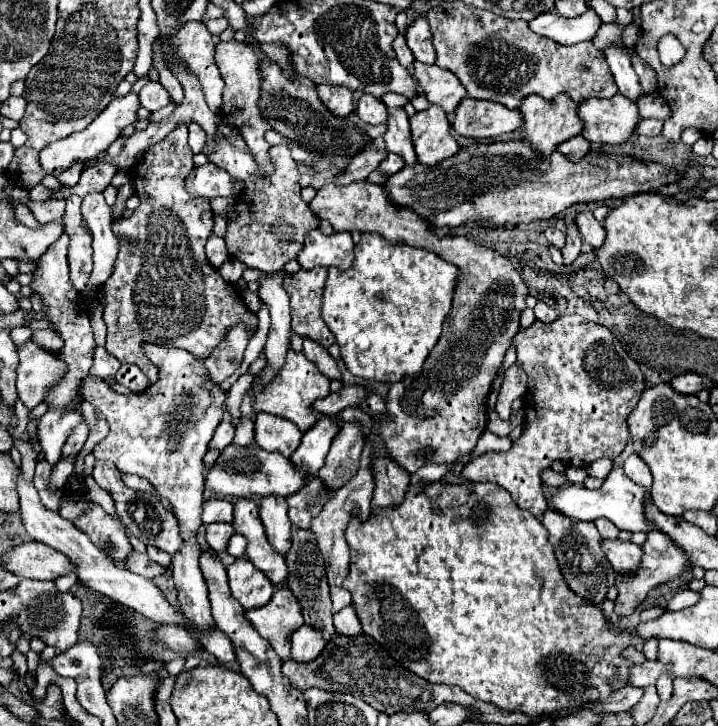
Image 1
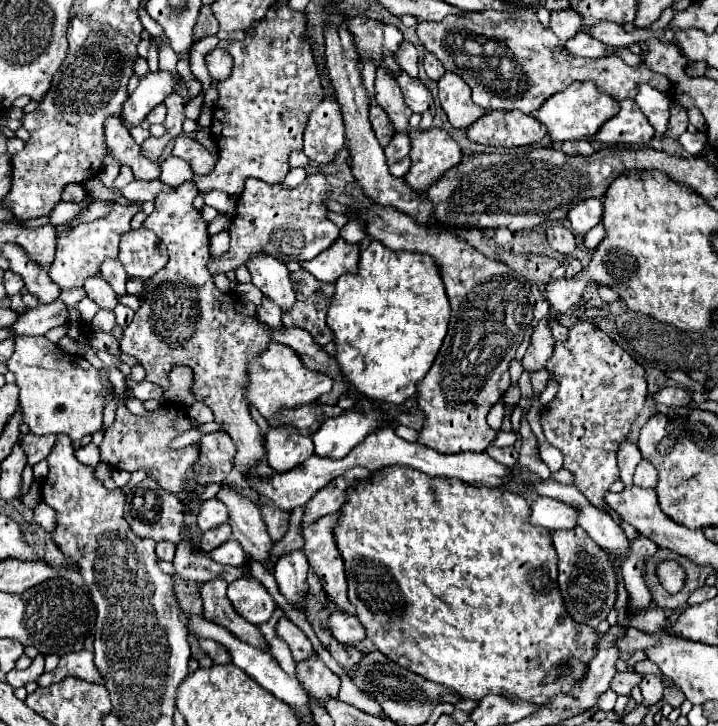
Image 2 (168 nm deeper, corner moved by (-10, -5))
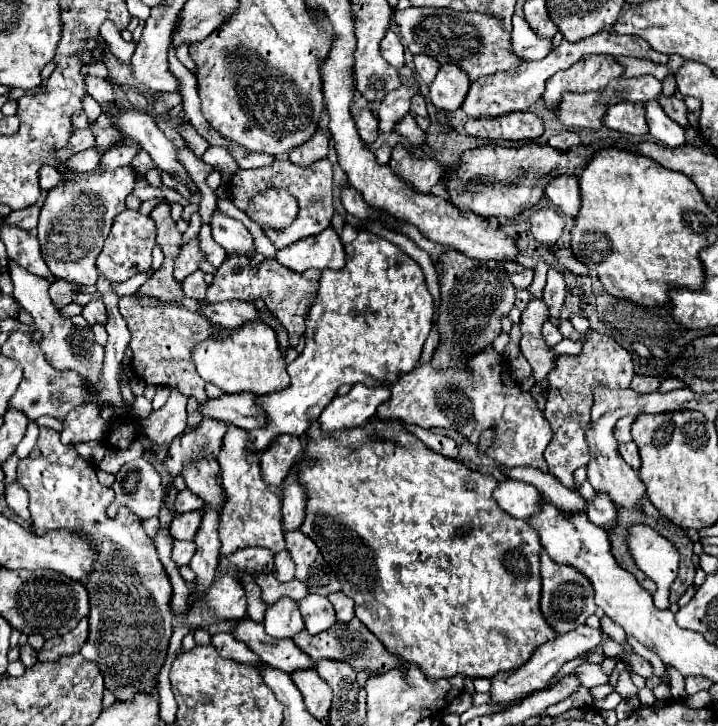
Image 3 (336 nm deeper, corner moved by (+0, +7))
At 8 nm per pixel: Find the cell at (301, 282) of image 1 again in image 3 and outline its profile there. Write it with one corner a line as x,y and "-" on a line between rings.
226,256
218,272
214,274
214,282
208,286
206,300
208,302
226,302
226,300
242,300
242,302
254,302
256,298
262,298
266,302
266,308
280,320
280,324
288,332
288,342
292,346
298,344
298,340
304,336
306,328
306,316
314,302
316,290
320,286
320,272
318,270
306,270
306,272
294,272
286,266
282,266
274,258
266,258
258,270
250,266
244,256

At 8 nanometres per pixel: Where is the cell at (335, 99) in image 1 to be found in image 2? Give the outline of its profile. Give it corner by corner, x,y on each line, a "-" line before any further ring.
324,98
310,114
310,124
304,132
304,154
314,166
332,162
344,148
342,112
334,98

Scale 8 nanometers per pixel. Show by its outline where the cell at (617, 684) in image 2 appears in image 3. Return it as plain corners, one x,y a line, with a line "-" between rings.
582,664
582,666
578,666
574,670
574,674
580,676
580,682
586,688
608,684
610,682
610,674
600,664

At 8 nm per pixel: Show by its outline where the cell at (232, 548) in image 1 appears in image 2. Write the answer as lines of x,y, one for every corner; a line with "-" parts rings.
230,538
226,544
214,548
214,552
210,552
210,558
218,564
242,566
246,562
246,552
242,550
242,546
234,538

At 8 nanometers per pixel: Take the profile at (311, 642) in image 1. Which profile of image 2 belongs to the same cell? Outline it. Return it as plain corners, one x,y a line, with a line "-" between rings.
318,656
296,664
296,678
308,692
308,696
314,698
320,706
324,706
328,698
338,696
340,678
332,670
328,670

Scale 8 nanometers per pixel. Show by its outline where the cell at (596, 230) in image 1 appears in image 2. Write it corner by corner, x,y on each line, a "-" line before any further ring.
588,198
568,212
568,220
572,224
572,230
578,234
586,234
590,228
600,224
602,220
602,202
598,198

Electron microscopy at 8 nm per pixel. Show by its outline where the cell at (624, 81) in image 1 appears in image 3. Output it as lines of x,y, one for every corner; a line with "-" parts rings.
656,100
644,102
644,110
646,110
646,122
650,126
650,134
658,142
662,142
670,148
678,148
678,146
686,144
684,128
680,124
676,124
674,120
670,120

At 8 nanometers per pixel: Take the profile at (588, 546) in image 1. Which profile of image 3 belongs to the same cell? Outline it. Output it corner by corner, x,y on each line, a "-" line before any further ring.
542,550
540,560
542,560
542,566
540,566
540,570
542,570
542,602
540,602
540,608
544,610
544,618
548,620
548,624
552,624
552,628
556,628
558,634
566,634
566,632
574,630
576,626
584,624
584,620
590,614
594,614
596,604
594,604
592,582
580,570
554,562
546,554
546,550

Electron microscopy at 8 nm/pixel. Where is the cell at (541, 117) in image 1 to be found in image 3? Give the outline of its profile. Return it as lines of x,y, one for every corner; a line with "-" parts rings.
584,56
584,60
578,60
568,70
556,72
552,80
548,80
542,104
548,110
556,110
564,92
602,92
622,70
624,68
620,68
612,56

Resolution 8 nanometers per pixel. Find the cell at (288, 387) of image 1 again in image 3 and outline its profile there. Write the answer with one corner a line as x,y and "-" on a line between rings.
264,322
244,324
244,328
226,330
222,338
204,340
200,346
194,348
194,364
198,374
206,380
216,384
228,394
238,392
256,392
256,394
270,394
288,388
290,376
286,372
286,362
280,352
276,332

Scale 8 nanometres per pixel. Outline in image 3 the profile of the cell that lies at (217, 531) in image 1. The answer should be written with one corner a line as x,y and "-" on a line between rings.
196,510
196,512
182,514
180,518
176,518
176,520
170,524
170,534
172,534
176,540
194,540
194,536
196,536
196,532
198,532
198,528
200,528
202,516
204,516
204,510

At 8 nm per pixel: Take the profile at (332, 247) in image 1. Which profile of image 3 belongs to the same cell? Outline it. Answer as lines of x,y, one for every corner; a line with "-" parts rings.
330,226
324,232
310,236
308,240
298,240
288,248
278,250
276,260
292,268
294,272
306,272
310,268
340,270
346,264
346,252
340,242
340,236

